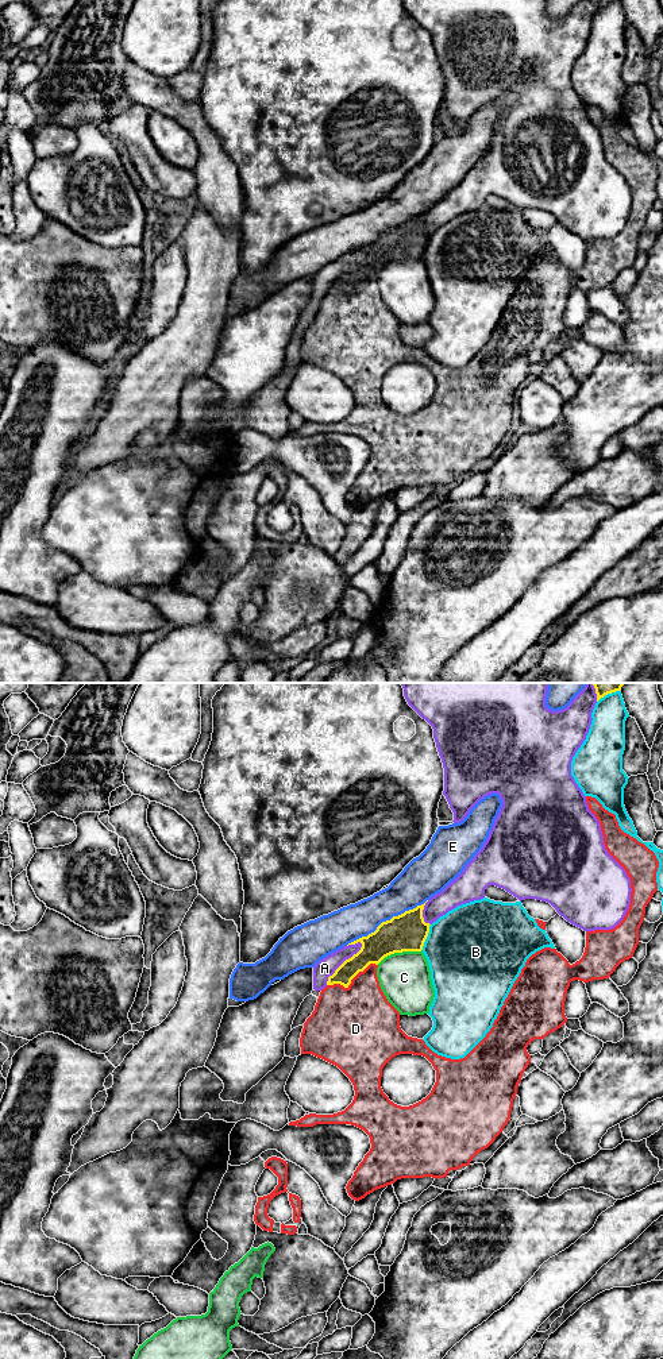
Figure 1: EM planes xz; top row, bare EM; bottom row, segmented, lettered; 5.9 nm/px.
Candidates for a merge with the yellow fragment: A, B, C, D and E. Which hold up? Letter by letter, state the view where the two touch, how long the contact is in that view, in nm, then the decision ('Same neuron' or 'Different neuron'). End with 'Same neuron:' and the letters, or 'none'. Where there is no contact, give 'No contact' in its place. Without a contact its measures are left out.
A: Touches yellow in xz. Shared border 340 nm. Different neuron
B: Touches yellow in xz. Shared border 160 nm. Different neuron
C: Touches yellow in xz. Shared border 280 nm. Different neuron
D: Touches yellow in xz. Shared border 340 nm. Different neuron
E: Touches yellow in xz. Shared border 550 nm. Different neuron
Same neuron: none

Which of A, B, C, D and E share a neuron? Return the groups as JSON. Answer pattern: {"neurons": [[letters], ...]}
{"neurons": [["A"], ["B"], ["C"], ["D"], ["E"]]}

